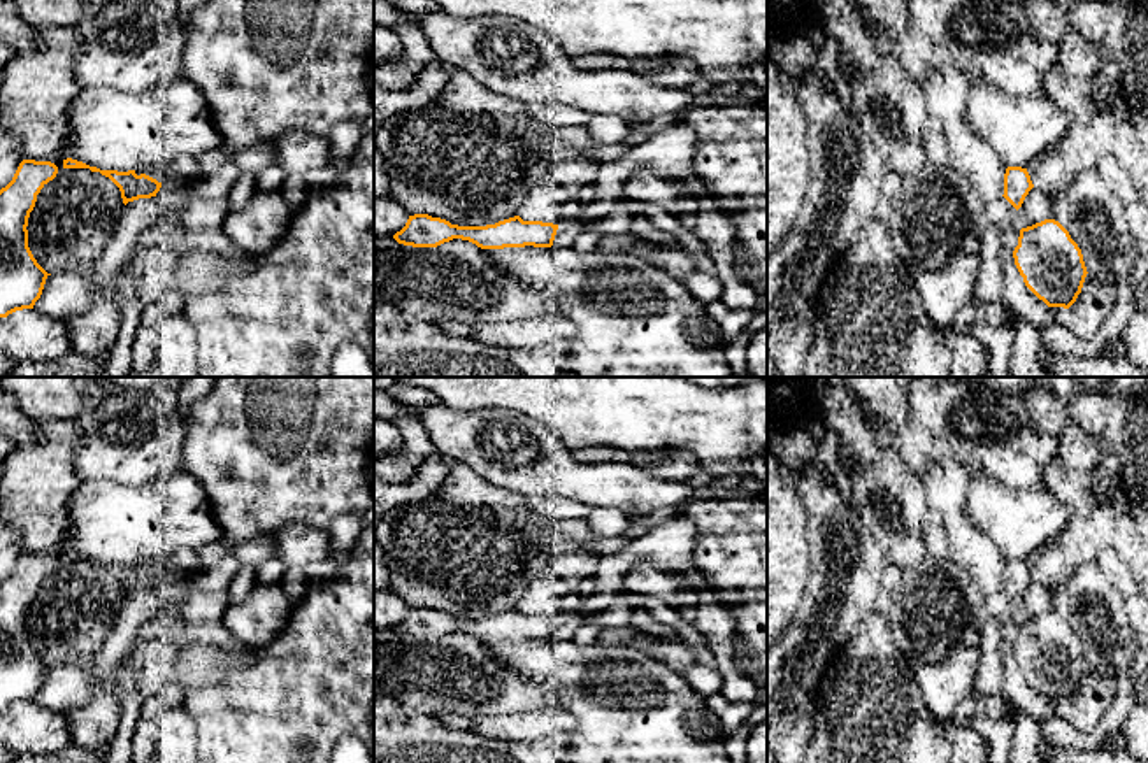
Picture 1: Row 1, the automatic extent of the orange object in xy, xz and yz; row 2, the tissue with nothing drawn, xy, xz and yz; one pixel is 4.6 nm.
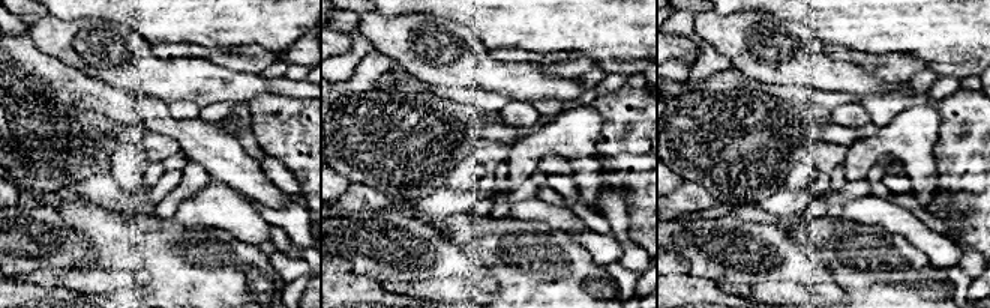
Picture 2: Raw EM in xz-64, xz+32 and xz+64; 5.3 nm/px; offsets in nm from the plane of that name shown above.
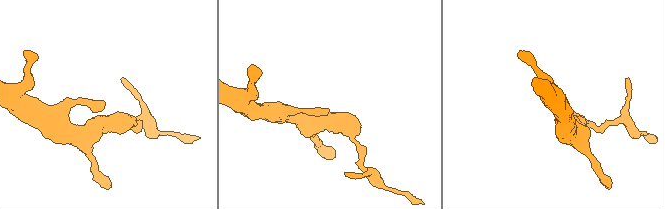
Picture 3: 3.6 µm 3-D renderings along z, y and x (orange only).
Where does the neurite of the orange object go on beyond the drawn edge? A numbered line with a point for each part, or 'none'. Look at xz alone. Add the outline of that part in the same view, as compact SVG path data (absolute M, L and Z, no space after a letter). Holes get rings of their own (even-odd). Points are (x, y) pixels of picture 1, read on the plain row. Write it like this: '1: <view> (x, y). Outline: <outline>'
none

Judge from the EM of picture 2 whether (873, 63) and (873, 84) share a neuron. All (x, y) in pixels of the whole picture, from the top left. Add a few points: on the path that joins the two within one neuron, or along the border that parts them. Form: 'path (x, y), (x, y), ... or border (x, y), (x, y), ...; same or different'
border (866, 68), (884, 81), (908, 81); different

